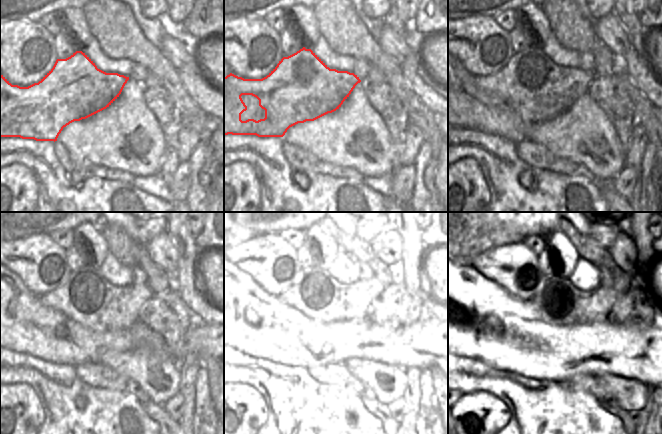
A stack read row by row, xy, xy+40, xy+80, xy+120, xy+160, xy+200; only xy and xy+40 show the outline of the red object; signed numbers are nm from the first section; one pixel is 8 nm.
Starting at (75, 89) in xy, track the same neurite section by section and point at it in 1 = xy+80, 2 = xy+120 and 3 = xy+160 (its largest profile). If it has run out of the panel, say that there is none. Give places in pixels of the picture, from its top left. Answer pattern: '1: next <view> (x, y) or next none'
1: next xy+80 (531, 84)
2: next xy+120 (86, 297)
3: next xy+160 (318, 296)

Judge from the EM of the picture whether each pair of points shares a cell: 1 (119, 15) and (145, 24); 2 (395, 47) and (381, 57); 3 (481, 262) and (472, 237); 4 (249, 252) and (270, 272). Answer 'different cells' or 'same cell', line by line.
1: different cells
2: different cells
3: different cells
4: same cell

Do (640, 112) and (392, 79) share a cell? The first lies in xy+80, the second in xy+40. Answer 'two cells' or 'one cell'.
one cell

